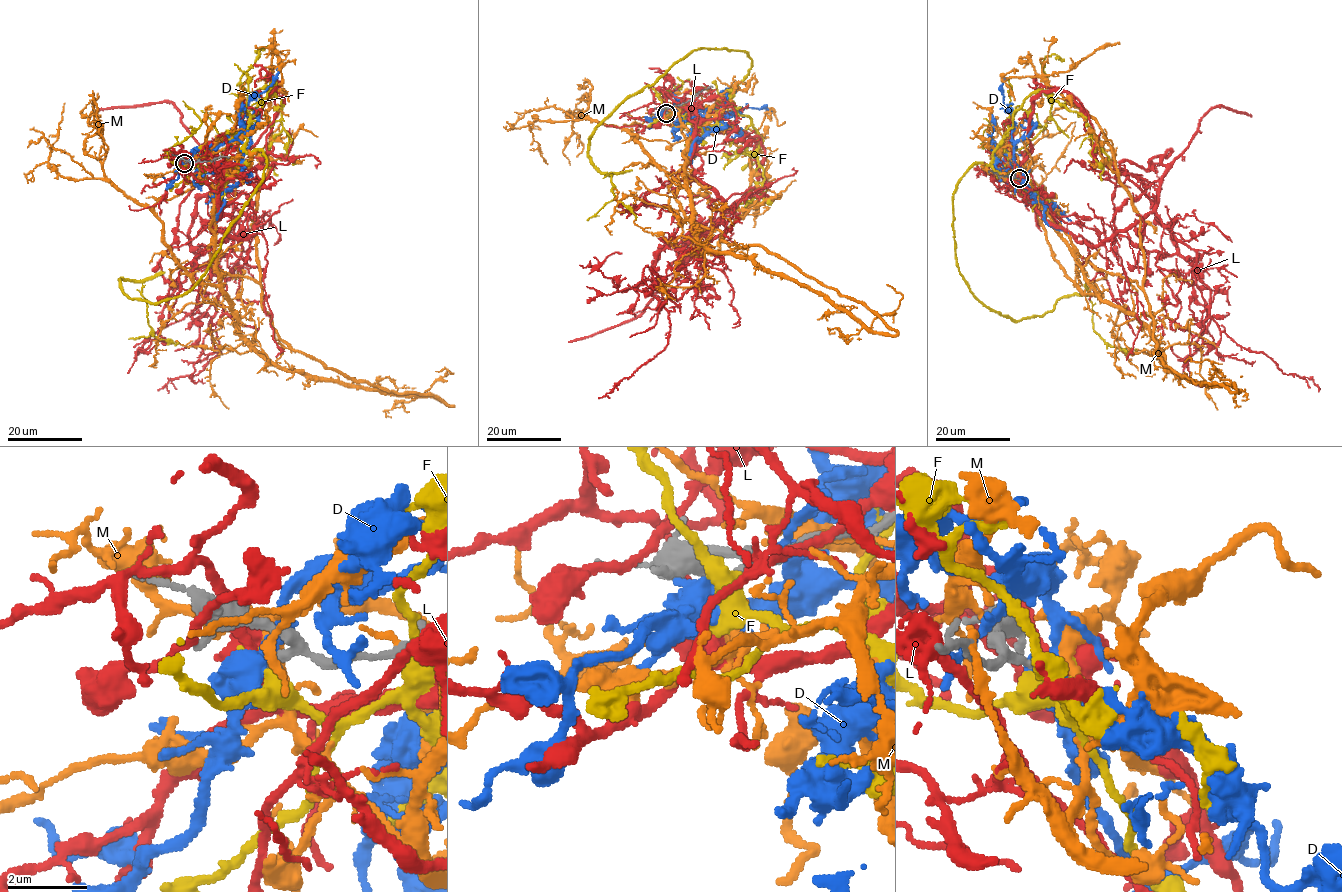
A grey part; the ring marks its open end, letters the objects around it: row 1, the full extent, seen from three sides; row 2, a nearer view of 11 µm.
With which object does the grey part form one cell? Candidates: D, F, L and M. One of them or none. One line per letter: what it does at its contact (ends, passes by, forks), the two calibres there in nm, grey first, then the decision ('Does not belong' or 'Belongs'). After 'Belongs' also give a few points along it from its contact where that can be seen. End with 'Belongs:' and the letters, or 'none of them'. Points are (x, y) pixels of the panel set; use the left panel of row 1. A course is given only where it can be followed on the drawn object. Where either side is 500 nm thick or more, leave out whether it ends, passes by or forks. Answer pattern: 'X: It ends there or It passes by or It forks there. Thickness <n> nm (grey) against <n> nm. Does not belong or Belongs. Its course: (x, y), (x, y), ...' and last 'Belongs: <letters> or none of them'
D: Thickness 240 nm (grey) against 550 nm. Does not belong
F: It ends there. Thickness 200 nm (grey) against 360 nm. Does not belong
L: It forks there. Thickness 200 nm (grey) against 400 nm. Does not belong
M: It forks there. Thickness 200 nm (grey) against 280 nm. Does not belong
Belongs: none of them

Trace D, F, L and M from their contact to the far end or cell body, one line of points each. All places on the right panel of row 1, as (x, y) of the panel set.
D: (1018, 178), (1010, 164), (1012, 140), (1014, 162), (1044, 205), (1046, 221), (1069, 233)
F: (1020, 178), (1028, 187), (980, 163), (955, 187), (968, 288), (1017, 320), (1086, 294), (1100, 337), (1141, 350)
L: (1019, 178), (1008, 185), (1091, 245), (1155, 213), (1195, 251), (1220, 330), (1318, 391)
M: (1019, 178), (1020, 193), (1036, 200), (1071, 248), (1141, 287), (1140, 215), (1113, 148), (1045, 76), (1119, 44)

